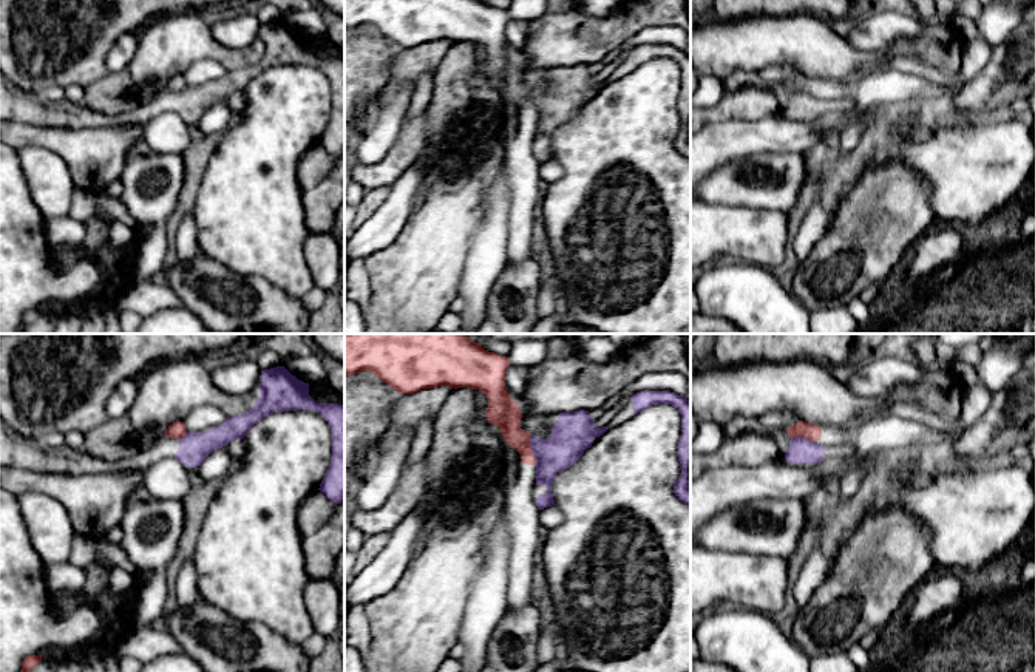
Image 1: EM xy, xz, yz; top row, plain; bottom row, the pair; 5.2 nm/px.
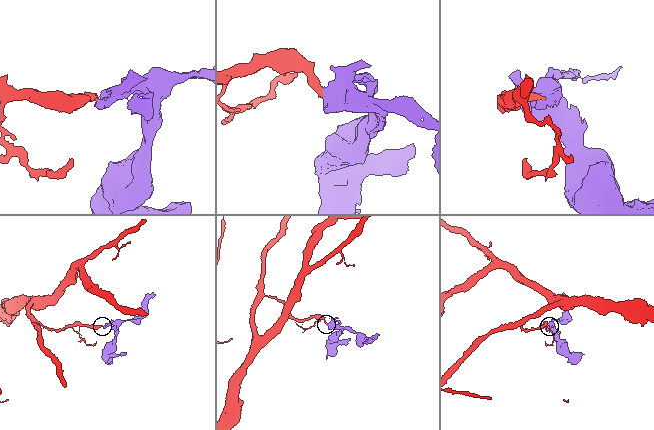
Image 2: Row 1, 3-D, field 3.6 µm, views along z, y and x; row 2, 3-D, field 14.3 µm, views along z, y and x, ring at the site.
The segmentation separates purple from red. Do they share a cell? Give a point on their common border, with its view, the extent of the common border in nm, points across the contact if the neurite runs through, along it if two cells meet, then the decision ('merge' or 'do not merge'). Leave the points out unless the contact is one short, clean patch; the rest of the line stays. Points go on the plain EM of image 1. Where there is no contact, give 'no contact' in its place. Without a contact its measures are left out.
contact yz (802, 91); length 120 nm; border yz (791, 90), (805, 90), (813, 96); do not merge

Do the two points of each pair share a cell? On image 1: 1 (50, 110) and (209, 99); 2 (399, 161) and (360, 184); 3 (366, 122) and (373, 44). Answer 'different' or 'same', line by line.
1: same
2: same
3: different

